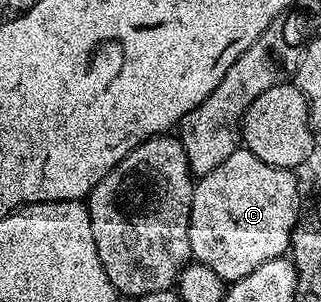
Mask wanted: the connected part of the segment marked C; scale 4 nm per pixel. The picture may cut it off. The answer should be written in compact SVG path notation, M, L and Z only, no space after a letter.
M246 149L235 151L229 157L225 157L225 161L221 161L221 165L217 165L217 169L213 169L213 173L202 176L195 184L193 205L189 217L189 245L191 246L192 260L201 265L209 265L209 269L213 269L213 273L217 273L217 277L221 277L224 284L227 285L236 283L241 277L249 277L249 273L253 273L253 269L257 269L257 265L265 265L265 261L273 261L288 254L291 245L291 234L295 232L295 224L300 222L301 219L299 204L301 204L301 198L294 170L269 165L265 161L261 161L261 157L257 157L253 152Z

